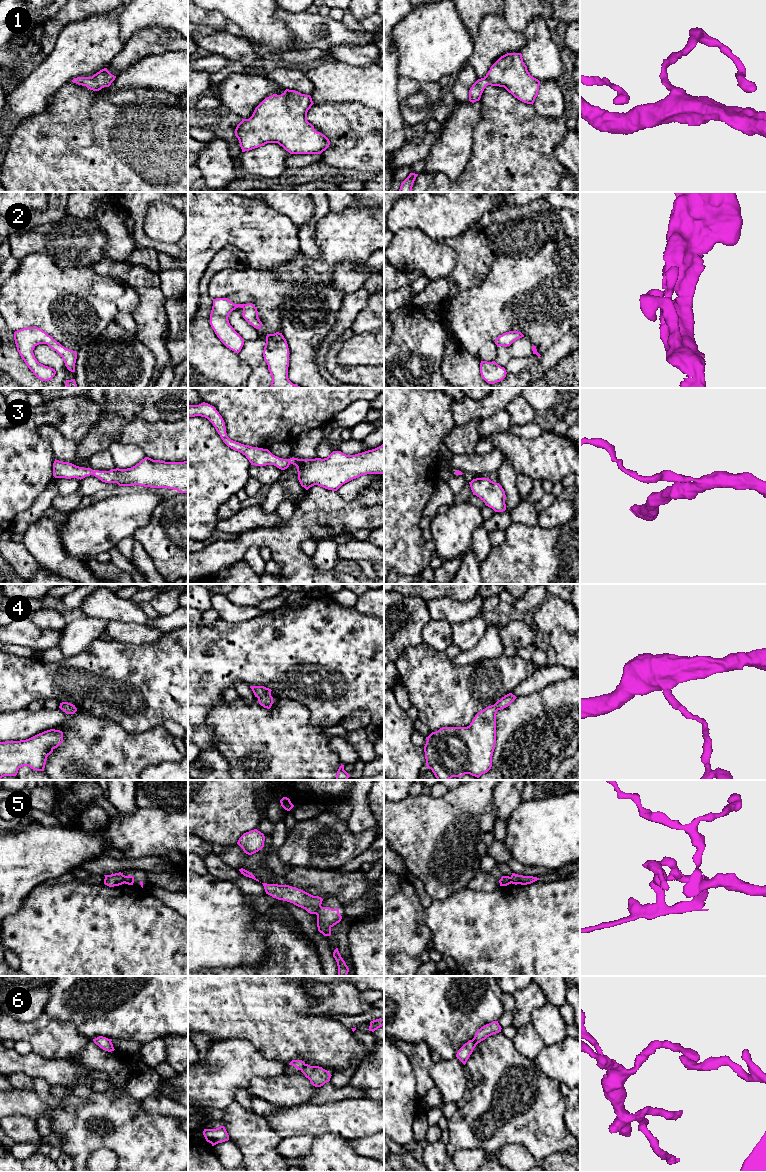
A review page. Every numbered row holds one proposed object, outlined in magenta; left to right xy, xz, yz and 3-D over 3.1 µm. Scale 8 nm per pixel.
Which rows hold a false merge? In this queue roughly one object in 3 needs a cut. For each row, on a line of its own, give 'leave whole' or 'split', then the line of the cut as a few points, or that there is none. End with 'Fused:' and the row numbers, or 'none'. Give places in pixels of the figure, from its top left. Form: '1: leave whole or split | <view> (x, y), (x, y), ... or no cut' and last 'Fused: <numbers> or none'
1: leave whole | no cut
2: split | yz (502, 334), (504, 342), (501, 345)
3: leave whole | no cut
4: leave whole | no cut
5: split | xy (122, 875), (124, 882)
6: split | xz (306, 1064), (300, 1069)
Fused: 2, 5, 6

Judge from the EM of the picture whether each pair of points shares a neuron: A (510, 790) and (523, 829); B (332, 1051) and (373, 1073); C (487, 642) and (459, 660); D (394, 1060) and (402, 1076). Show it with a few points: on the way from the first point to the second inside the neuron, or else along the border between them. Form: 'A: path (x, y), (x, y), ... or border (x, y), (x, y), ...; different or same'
A: border (522, 801), (506, 819); different
B: border (370, 1052), (360, 1062); different
C: path (480, 649), (475, 654), (466, 657); same
D: path (394, 1064), (394, 1068), (398, 1072); same

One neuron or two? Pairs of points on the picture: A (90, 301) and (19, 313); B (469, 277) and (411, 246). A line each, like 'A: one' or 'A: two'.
A: one
B: two

